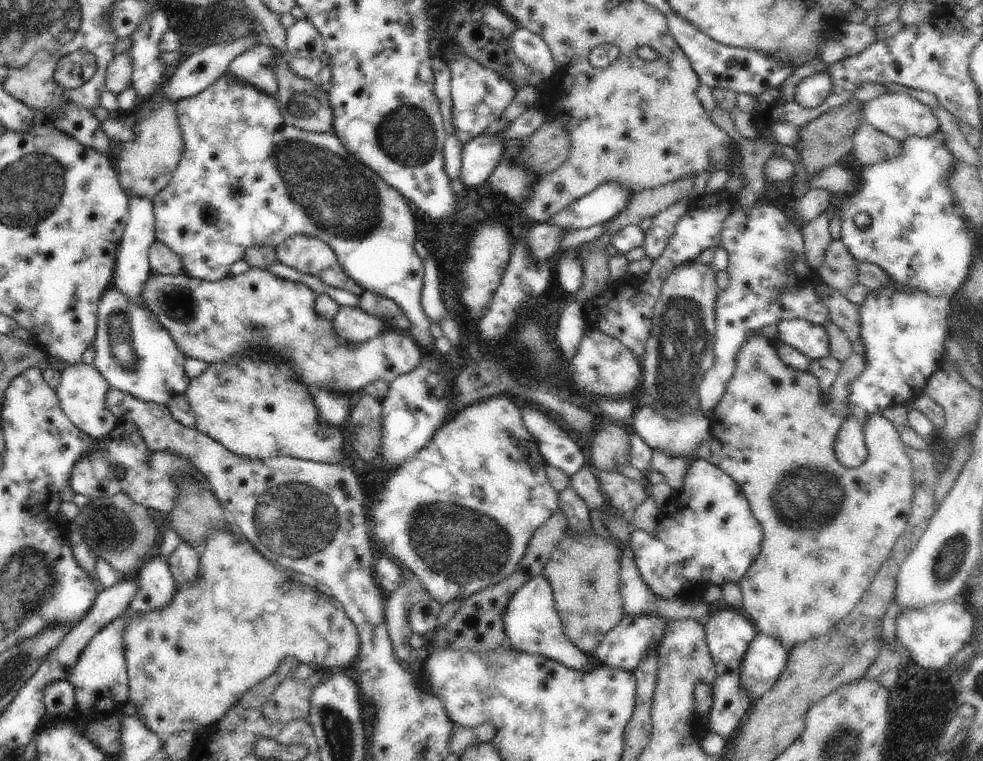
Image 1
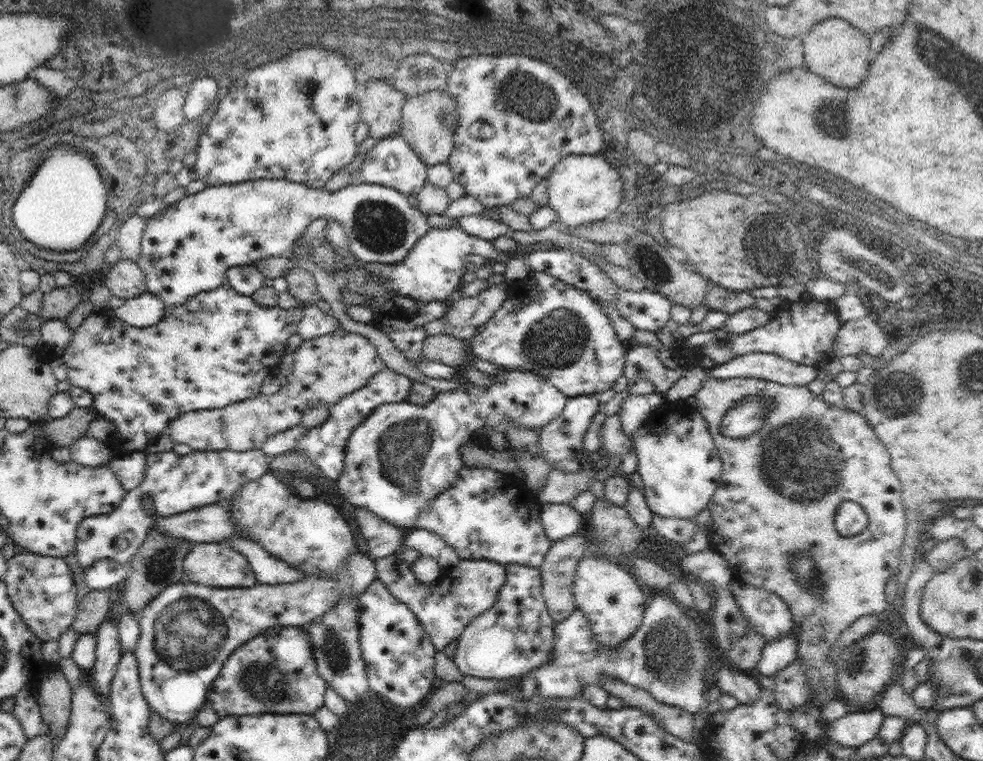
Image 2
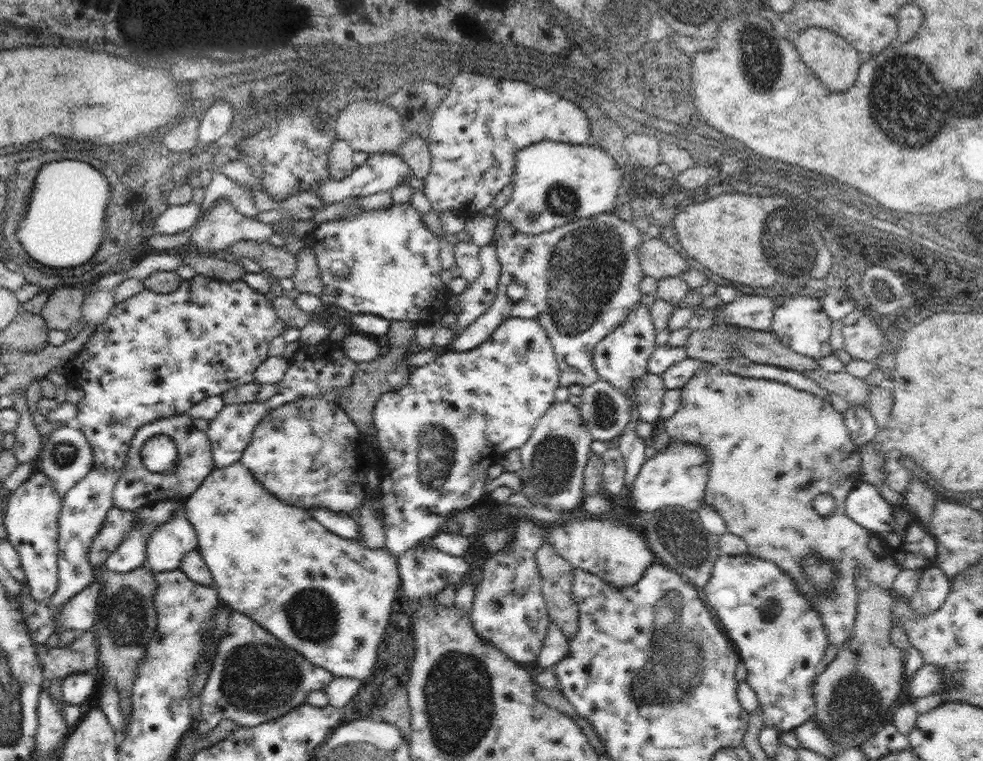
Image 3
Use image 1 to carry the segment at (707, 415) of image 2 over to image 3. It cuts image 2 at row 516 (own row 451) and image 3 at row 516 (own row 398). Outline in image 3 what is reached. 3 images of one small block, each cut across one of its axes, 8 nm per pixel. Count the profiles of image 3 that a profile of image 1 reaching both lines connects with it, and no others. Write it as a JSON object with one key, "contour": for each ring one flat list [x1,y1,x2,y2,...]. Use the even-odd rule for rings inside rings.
{"contour":[[707,363,681,388,678,412,664,420,672,441,705,448,711,464,705,502,720,513,727,531,742,538,752,556,770,560,788,573,820,613,829,644,838,649,852,636,855,627,859,597,857,564,872,584,890,590,902,569,892,556,882,558,874,554,868,548,872,532,846,514,847,494,862,480,863,468,860,448,852,440,844,417,824,397,777,380,724,372,720,364],[822,493,835,498,835,509,828,516,813,507,813,500],[809,554,820,555,835,566,837,580,833,592,815,588,803,573,803,562]]}

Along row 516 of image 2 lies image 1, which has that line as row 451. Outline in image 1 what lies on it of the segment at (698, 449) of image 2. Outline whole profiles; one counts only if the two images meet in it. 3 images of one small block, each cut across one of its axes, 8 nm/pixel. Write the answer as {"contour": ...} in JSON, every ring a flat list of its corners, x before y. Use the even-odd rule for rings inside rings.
{"contour":[[642,398,640,399,640,406,636,409,630,422,637,435,643,438,644,442,646,442,652,450,660,449,673,455,687,456,692,464,697,458,694,456,694,450,700,446,701,442,709,440,711,425,709,418,700,411,698,407,696,413,691,413,675,421,669,421,659,415,649,404,646,404]]}

